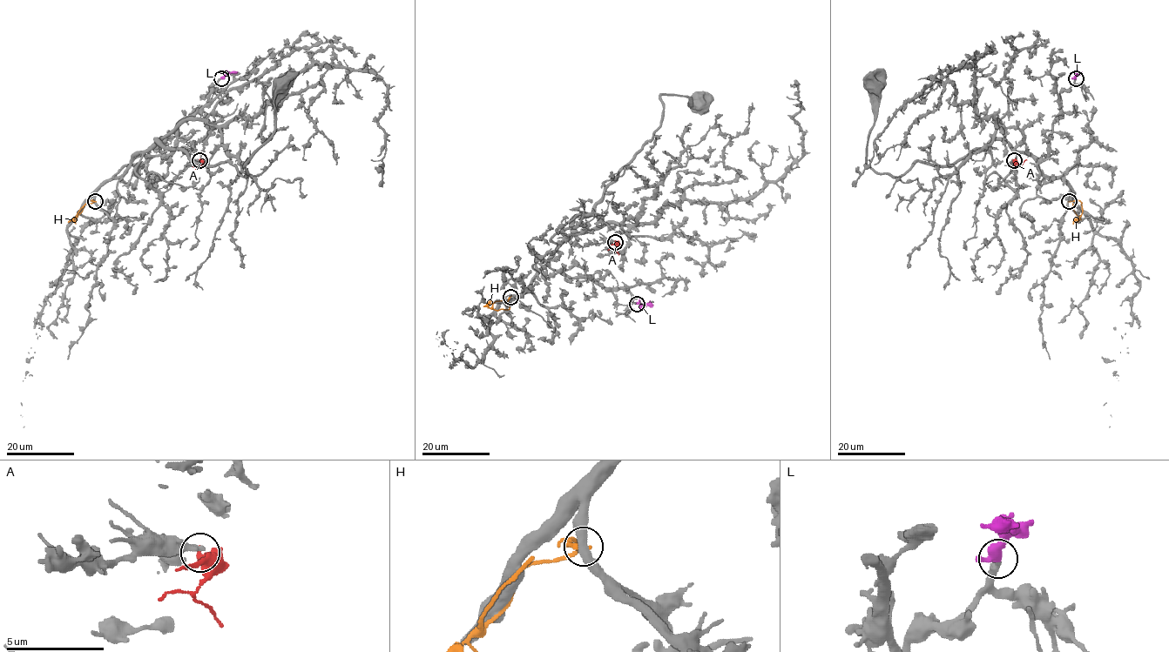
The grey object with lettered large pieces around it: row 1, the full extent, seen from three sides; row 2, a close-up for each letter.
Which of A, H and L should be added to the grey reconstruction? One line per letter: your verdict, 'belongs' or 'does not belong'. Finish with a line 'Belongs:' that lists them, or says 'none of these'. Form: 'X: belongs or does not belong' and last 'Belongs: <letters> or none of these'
A: does not belong
H: does not belong
L: belongs
Belongs: L

